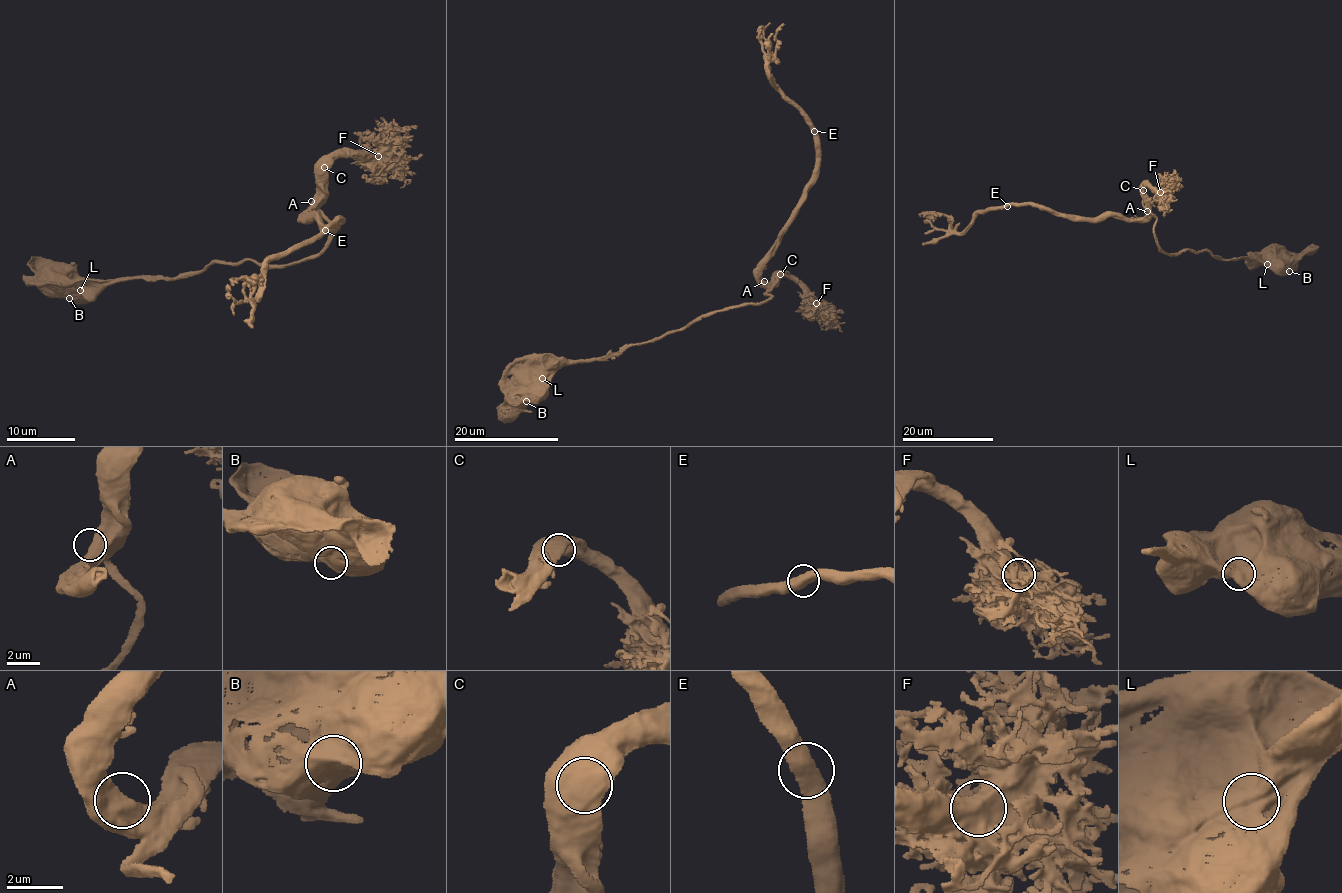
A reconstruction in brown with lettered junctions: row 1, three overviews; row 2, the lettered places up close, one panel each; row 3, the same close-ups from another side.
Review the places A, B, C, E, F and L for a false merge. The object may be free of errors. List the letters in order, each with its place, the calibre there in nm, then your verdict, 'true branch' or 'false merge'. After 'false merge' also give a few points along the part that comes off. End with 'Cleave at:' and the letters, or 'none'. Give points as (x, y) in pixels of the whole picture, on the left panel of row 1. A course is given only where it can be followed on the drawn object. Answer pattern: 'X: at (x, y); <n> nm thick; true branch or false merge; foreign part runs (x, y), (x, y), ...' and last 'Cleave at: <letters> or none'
A: at (311, 201); 750 nm thick; true branch
B: at (69, 298); 850 nm thick; true branch
C: at (324, 167); 1050 nm thick; true branch
E: at (325, 230); 550 nm thick; true branch
F: at (378, 156); 900 nm thick; true branch
L: at (80, 290); 1050 nm thick; true branch
Cleave at: none

